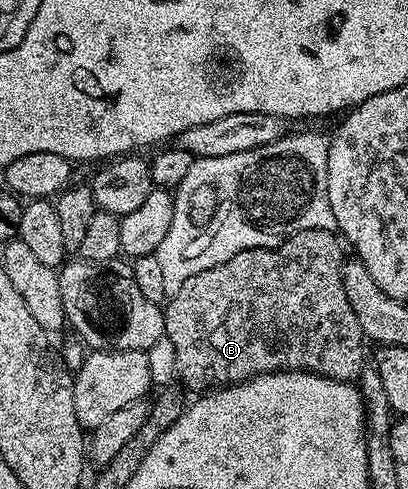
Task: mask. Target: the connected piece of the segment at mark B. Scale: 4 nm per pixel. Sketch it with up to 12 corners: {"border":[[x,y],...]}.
{"border":[[303,230],[163,307],[195,392],[359,379],[339,241]]}

